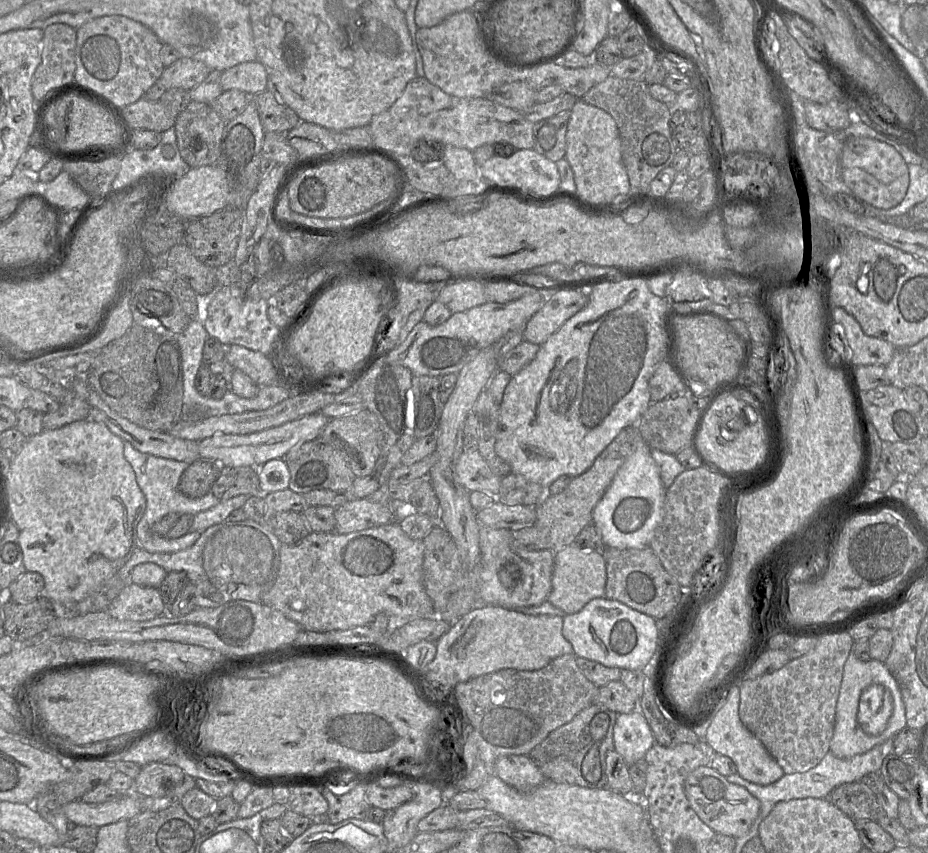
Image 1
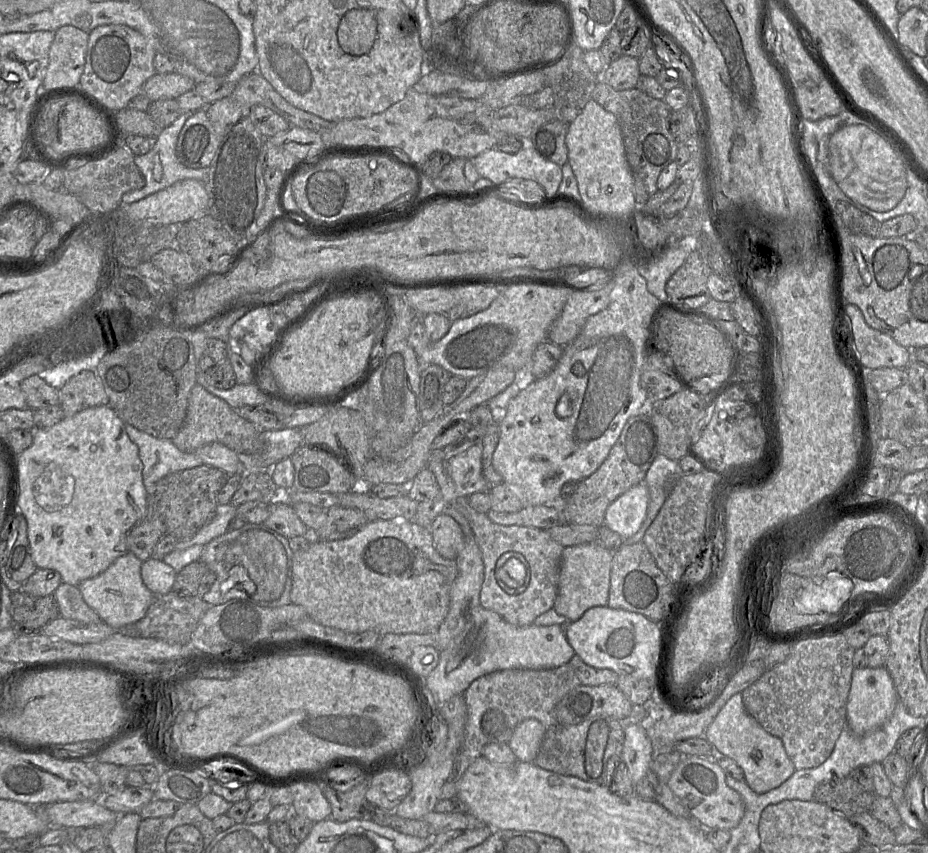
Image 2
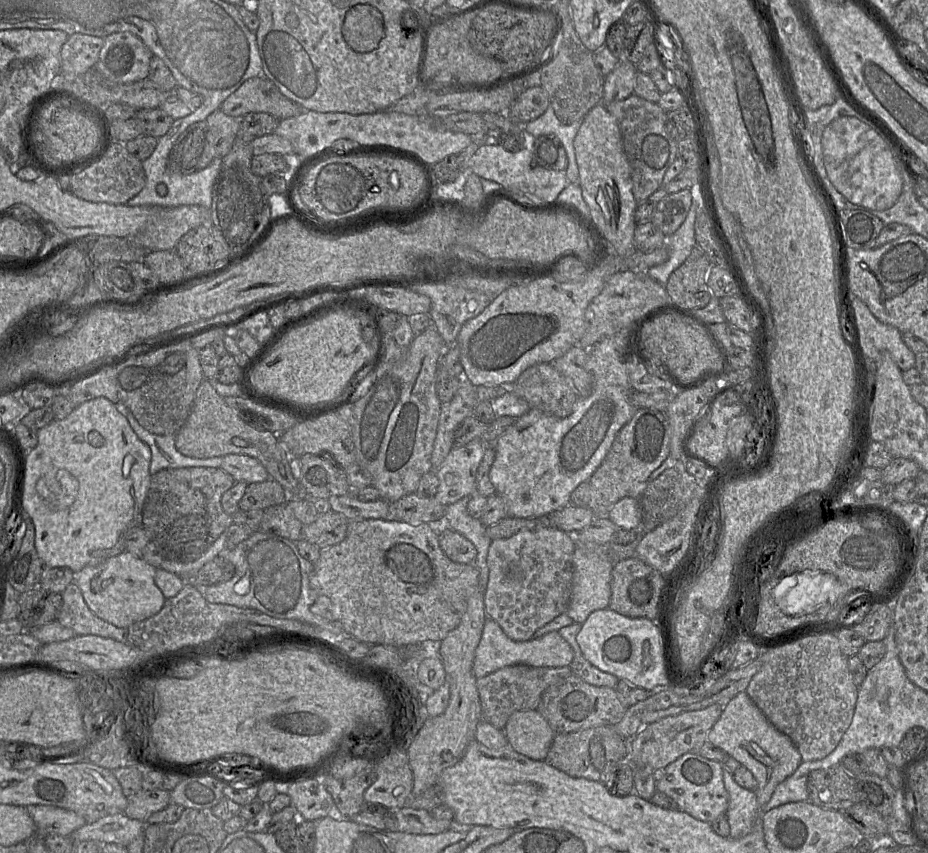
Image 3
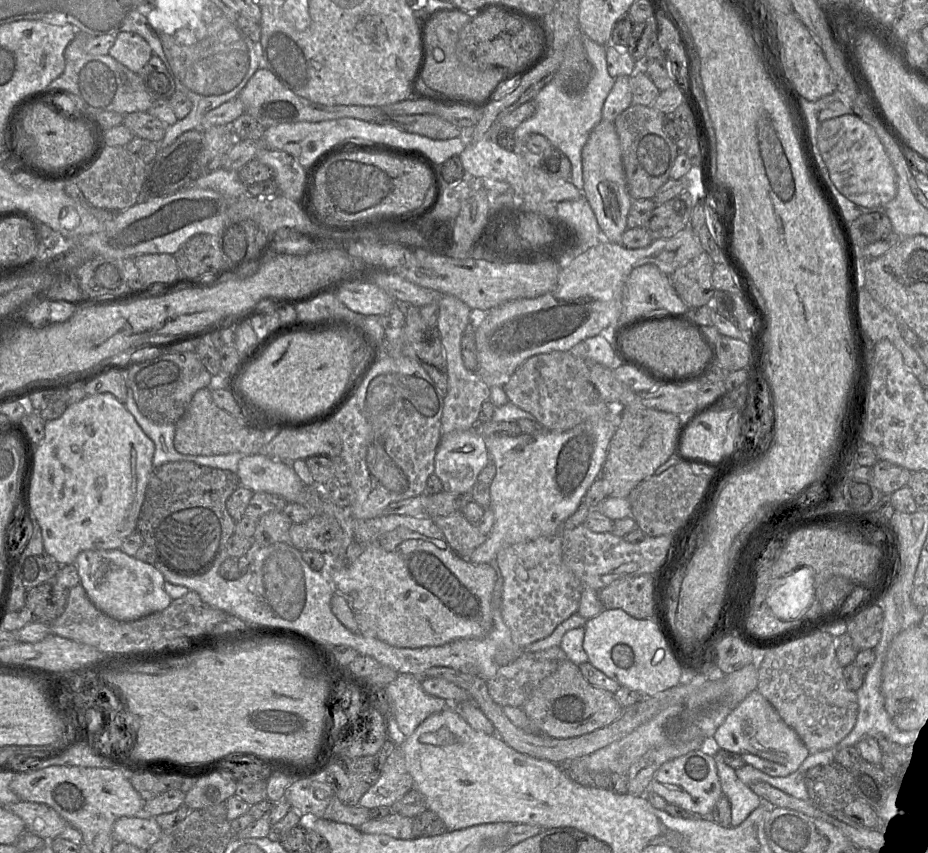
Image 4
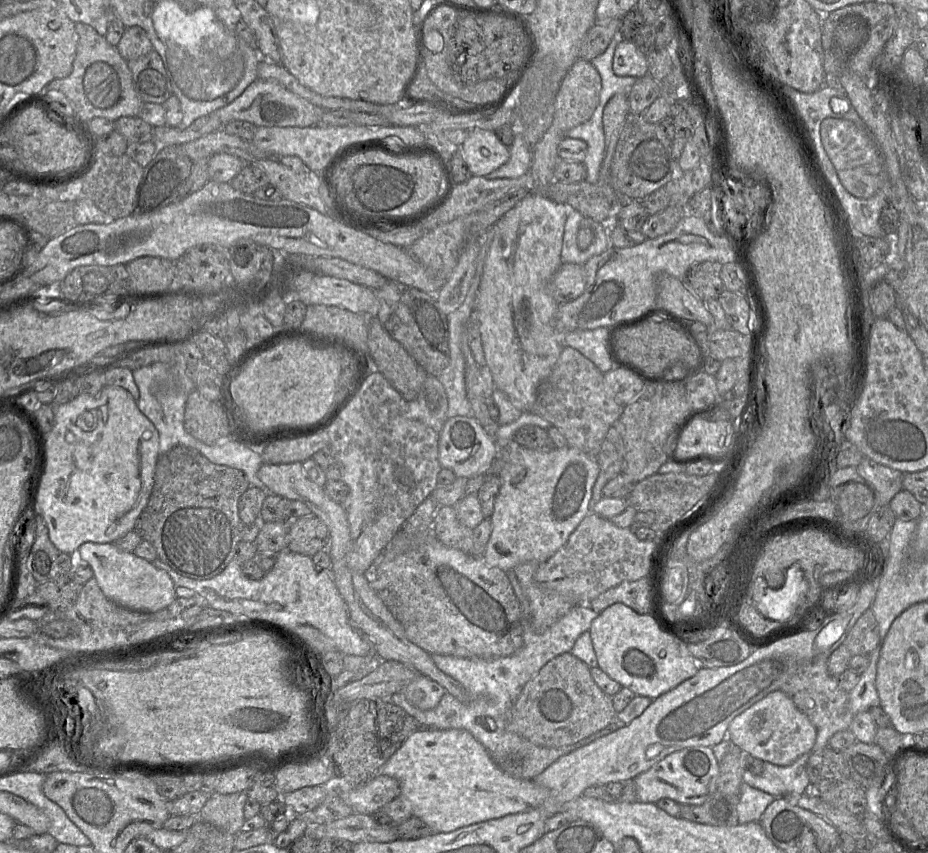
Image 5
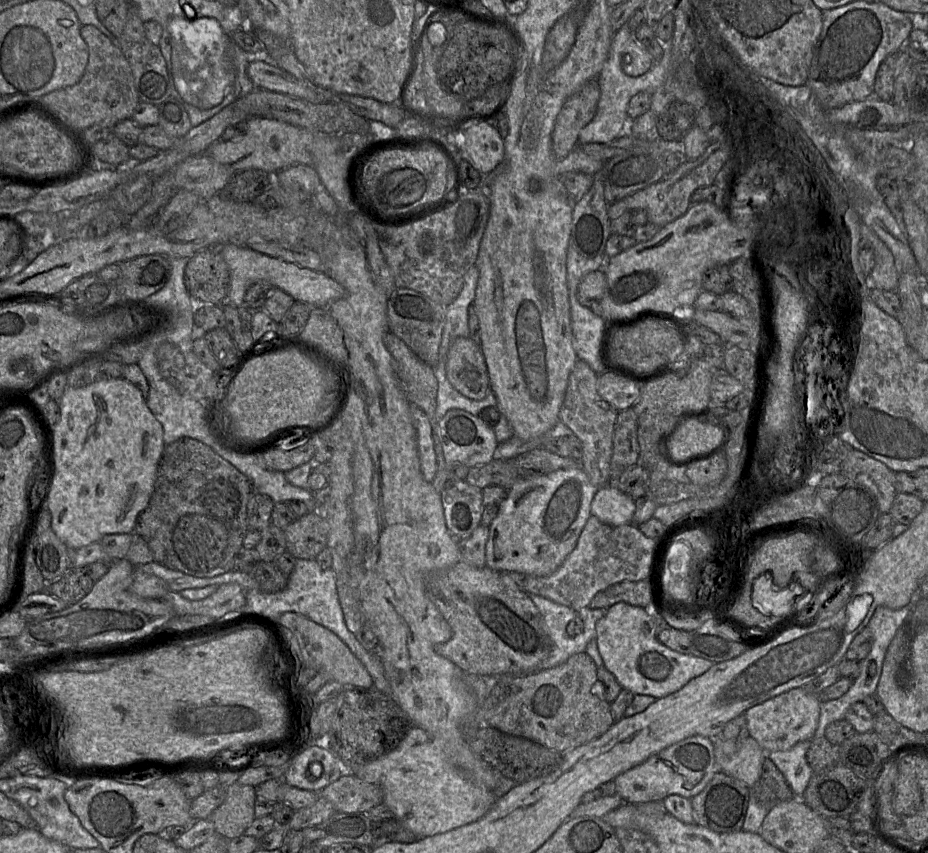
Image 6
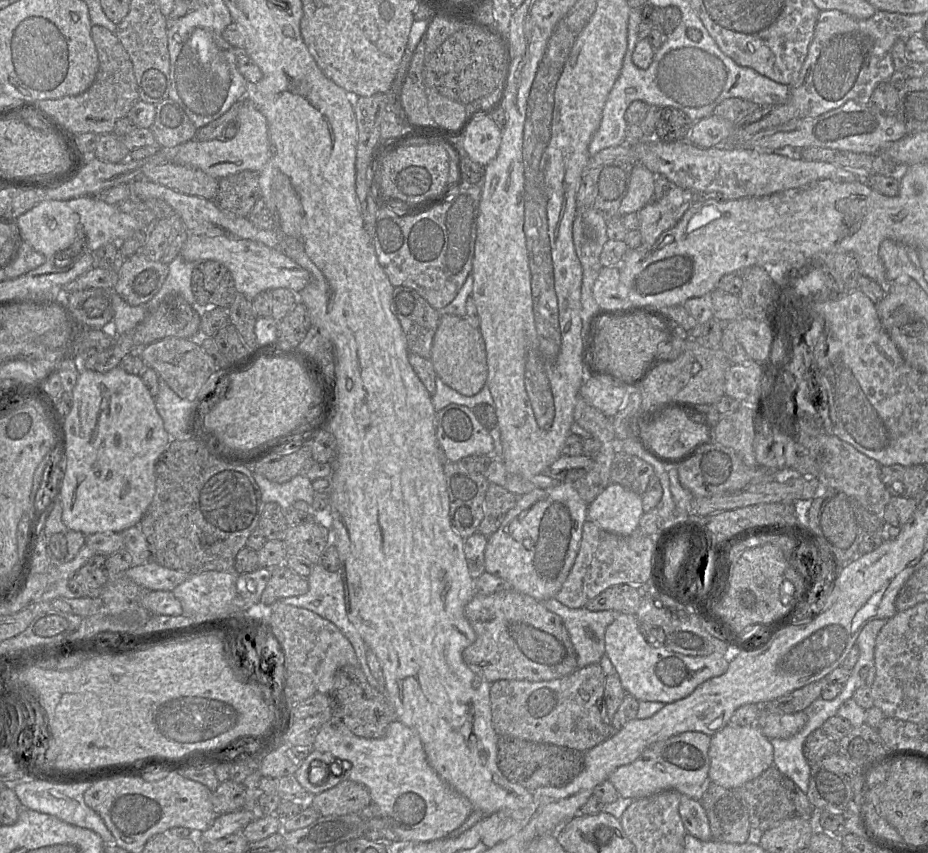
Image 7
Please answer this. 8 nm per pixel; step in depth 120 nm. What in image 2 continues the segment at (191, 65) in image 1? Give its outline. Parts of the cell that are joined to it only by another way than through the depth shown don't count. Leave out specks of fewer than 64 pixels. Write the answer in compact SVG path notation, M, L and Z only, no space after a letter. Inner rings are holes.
M177 72L167 74L155 73L142 86L142 91L150 100L176 99L195 86L195 82L190 77Z

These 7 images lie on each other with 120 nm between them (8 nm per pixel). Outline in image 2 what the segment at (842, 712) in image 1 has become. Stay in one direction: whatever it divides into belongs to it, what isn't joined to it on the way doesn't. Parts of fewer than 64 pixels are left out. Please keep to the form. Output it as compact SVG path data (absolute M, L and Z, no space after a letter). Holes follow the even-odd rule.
M886 667L854 668L846 704L847 725L856 735L864 735L881 727L892 715L898 696Z

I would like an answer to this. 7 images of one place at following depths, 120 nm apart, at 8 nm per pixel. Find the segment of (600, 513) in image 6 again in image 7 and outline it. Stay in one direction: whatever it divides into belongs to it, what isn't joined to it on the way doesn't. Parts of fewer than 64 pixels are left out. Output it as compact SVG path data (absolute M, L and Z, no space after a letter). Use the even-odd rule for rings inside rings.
M610 483L587 508L588 520L607 532L623 536L638 529L643 514L642 495L616 483Z

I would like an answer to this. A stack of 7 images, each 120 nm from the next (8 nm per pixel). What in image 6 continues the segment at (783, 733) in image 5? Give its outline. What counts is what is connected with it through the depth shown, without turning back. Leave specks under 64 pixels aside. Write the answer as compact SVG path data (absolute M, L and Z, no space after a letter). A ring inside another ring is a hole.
M796 687L757 704L744 712L749 735L766 751L786 751L796 743L811 740L820 717L820 697Z

